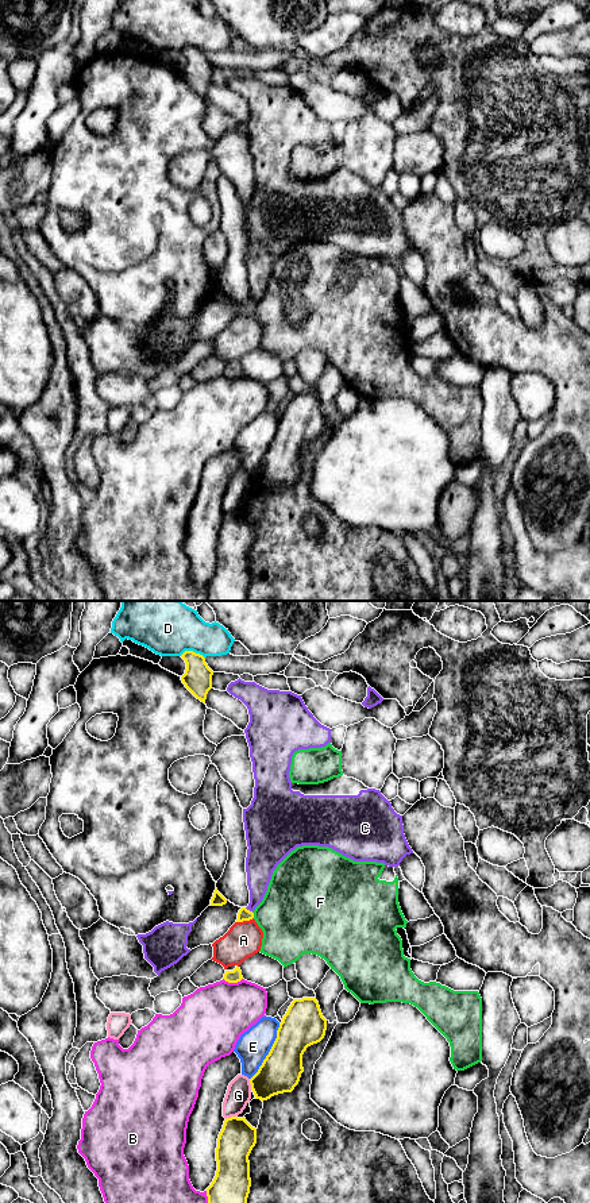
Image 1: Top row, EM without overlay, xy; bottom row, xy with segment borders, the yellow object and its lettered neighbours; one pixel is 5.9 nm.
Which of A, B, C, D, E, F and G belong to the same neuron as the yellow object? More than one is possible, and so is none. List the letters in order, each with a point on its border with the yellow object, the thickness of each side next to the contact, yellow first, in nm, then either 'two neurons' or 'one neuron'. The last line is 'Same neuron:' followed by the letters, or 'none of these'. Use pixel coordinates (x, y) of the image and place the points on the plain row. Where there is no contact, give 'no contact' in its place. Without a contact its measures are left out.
A: contact xy (245, 315); calibres 70 and 220 nm; two neurons
B: contact xy (232, 377); calibres 80 and 380 nm; two neurons
C: contact xy (249, 305); calibres 70 and 160 nm; two neurons
D: contact xy (192, 46); calibres 170 and 300 nm; two neurons
E: contact xy (269, 447); calibres 240 and 200 nm; two neurons
F: contact xy (253, 311); calibres 70 and 420 nm; two neurons
G: contact xy (250, 478); calibres 240 and 150 nm; two neurons
Same neuron: none of these

